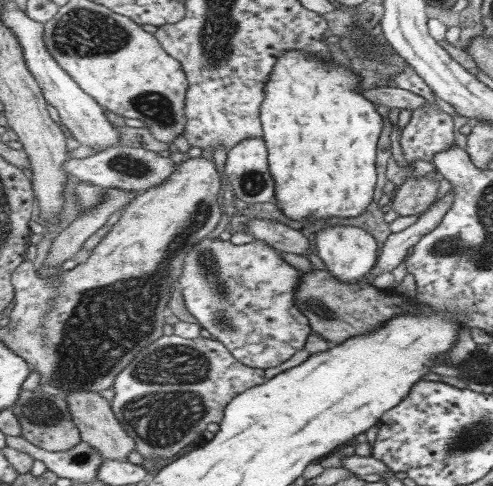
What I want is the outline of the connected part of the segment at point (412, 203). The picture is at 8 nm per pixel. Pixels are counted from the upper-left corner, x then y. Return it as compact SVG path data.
M409 173L391 200L392 209L399 216L414 216L427 211L436 200L439 181L435 174L431 174L431 178L424 176L417 179Z

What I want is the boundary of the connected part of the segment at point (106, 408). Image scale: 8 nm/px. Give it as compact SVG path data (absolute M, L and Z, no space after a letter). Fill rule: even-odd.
M80 389L68 391L64 399L69 408L71 419L80 431L82 441L96 448L96 451L100 451L100 455L104 455L104 460L128 460L130 452L135 450L134 439L128 435L120 425L120 421L116 419L110 401L102 397L100 392Z

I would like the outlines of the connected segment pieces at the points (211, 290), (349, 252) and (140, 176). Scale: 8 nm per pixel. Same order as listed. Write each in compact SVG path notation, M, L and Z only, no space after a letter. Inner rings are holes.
M208 236L196 243L184 257L178 283L189 314L200 327L210 332L212 339L222 342L238 362L252 368L266 369L280 366L298 350L305 348L308 335L313 333L308 320L294 304L294 291L300 277L302 272L287 263L282 258L282 252L266 242L255 240L236 245L229 240Z
M331 225L316 232L314 251L332 276L344 284L360 283L378 260L378 243L372 234L351 225Z
M133 141L108 147L83 159L69 158L64 162L65 172L71 179L94 185L100 190L118 188L136 192L144 192L154 186L159 186L168 179L170 174L173 174L176 165L170 157L162 158L158 153L146 150Z

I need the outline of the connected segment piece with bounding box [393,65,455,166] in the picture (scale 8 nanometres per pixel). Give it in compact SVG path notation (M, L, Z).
M408 66L403 72L400 72L393 83L395 87L402 87L414 94L418 94L424 101L425 104L416 108L412 112L412 119L409 123L401 130L400 145L406 160L414 164L415 160L426 160L432 162L434 155L440 153L450 145L454 145L454 121L452 121L452 116L446 114L438 106L436 102L436 96L434 91L430 89L430 86L426 85L426 82L415 72L412 66Z

